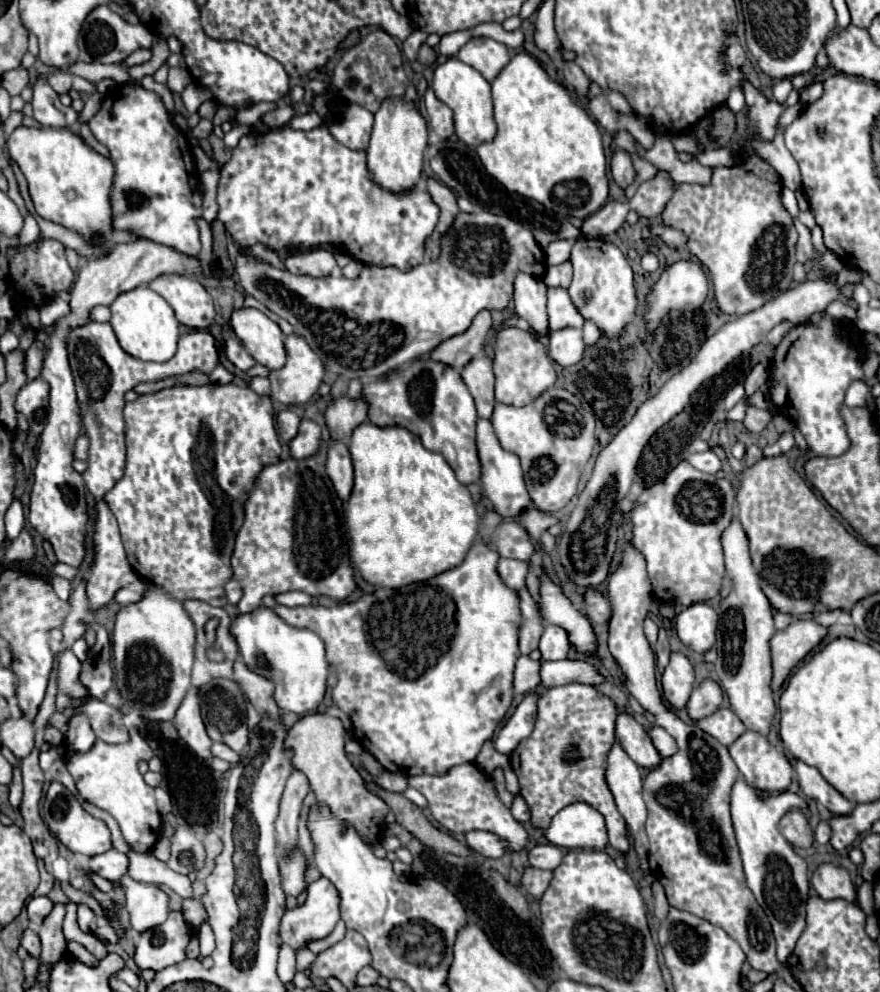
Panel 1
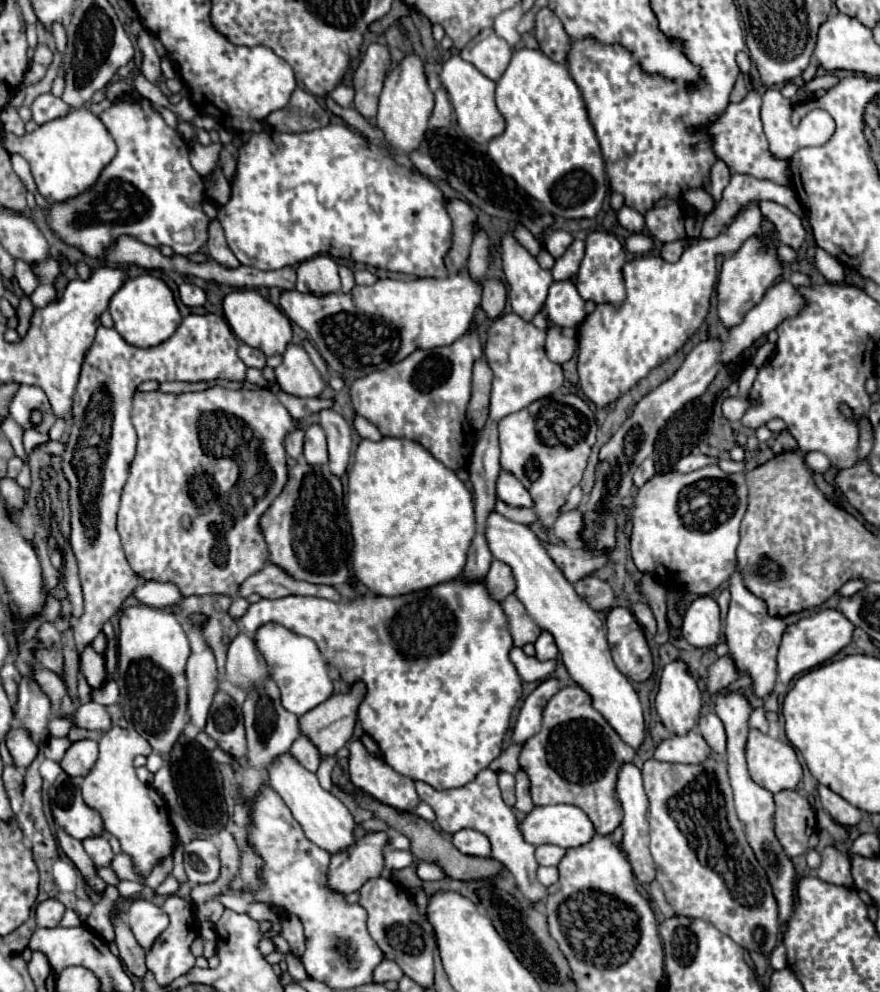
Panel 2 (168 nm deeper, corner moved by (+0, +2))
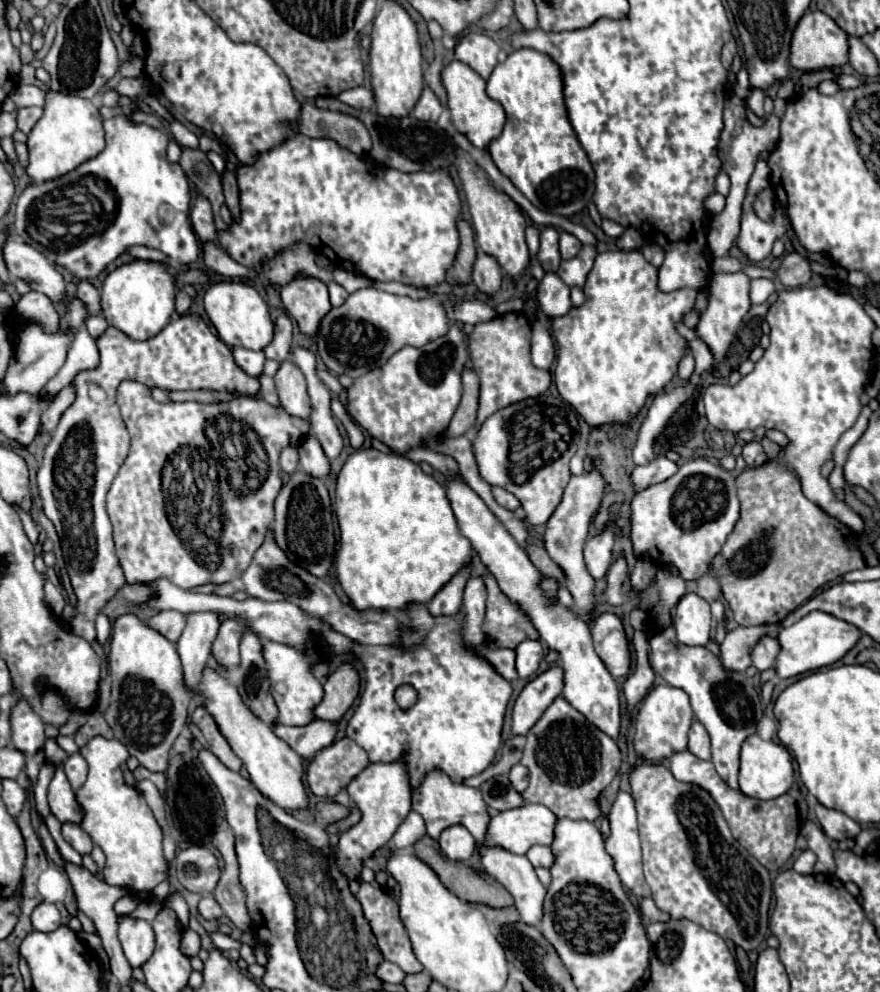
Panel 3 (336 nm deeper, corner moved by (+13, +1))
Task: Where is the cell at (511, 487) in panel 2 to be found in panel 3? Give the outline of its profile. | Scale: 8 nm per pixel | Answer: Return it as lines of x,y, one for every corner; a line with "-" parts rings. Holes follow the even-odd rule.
492,487
492,493
494,493
494,499
496,499
502,507
506,507
506,509
510,509
510,511
514,511
514,509
520,505
520,501
518,501
512,493
508,493
506,489

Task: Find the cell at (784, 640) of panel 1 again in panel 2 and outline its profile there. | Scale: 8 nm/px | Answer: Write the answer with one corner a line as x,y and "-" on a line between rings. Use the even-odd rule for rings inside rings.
825,608
813,616
801,618
797,624
787,626
783,632
783,640
779,644
779,654
777,654
777,674
783,684
789,684
797,674
815,668
817,664
823,664
831,656
835,656
839,650
843,650
851,642
853,634
853,624
839,612

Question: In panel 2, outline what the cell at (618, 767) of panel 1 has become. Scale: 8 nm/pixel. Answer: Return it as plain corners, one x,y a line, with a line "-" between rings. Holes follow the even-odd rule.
625,762
619,770
619,778
617,778
617,794
619,794
619,802
625,810
621,828
623,828
623,852
627,854
627,860
633,868
633,874
637,876
639,882
649,884
655,878
655,864
653,858
649,854
649,824
647,824
647,812
649,812
649,804
647,804
647,796
643,792
643,778
641,778
641,770
633,764
633,762

